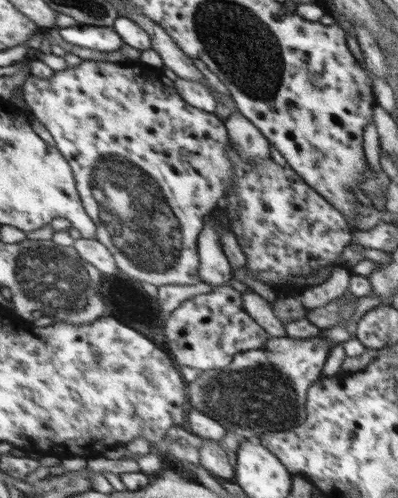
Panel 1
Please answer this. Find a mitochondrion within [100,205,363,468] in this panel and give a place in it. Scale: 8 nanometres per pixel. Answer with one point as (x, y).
(260, 394)

